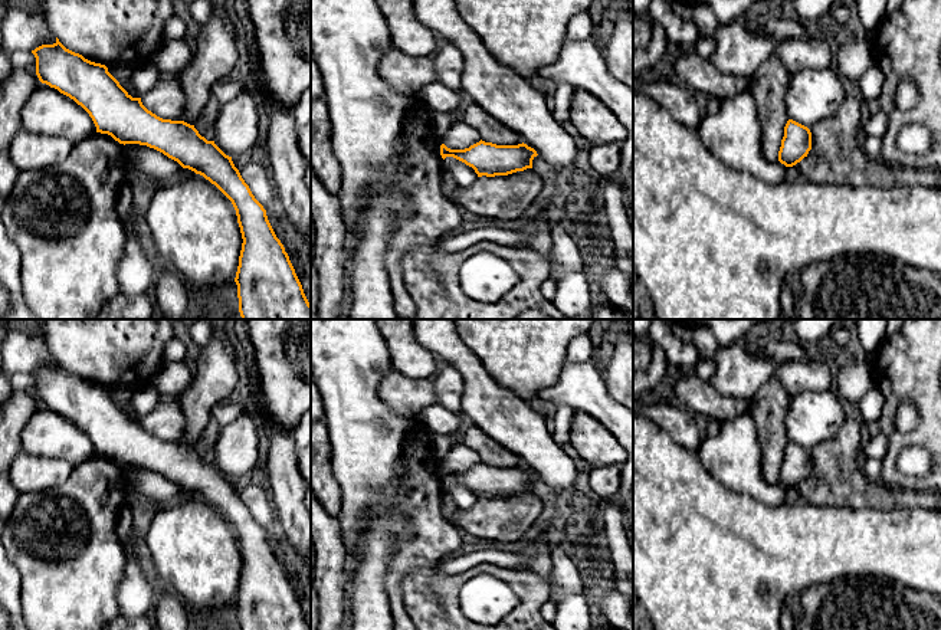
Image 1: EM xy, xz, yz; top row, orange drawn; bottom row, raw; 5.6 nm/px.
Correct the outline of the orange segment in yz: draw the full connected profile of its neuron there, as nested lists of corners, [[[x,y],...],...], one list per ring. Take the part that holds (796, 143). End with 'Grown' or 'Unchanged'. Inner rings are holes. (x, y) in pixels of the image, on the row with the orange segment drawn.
[[[788,119],[784,127],[784,137],[778,151],[778,161],[793,167],[807,157],[812,150],[812,132],[807,127]]]. Unchanged

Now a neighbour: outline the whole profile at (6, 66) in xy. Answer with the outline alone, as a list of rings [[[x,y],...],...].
[[[1,49],[0,50],[0,82],[9,78],[13,72],[14,66],[10,60],[10,55]]]

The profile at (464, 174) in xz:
[[[446,157],[443,160],[443,165],[445,170],[453,175],[459,187],[468,187],[473,184],[478,178],[478,174],[472,167],[466,165],[465,163],[453,157]]]

